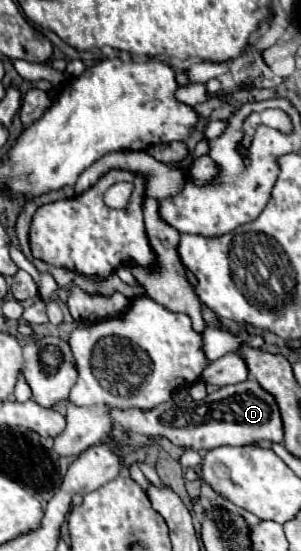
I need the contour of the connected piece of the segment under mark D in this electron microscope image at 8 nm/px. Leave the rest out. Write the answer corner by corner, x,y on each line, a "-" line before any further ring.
245,380
245,382
233,384
233,386
221,386
215,392
207,394
207,398
201,400
201,402
195,402
195,400
187,398
183,402
165,402
165,404
149,410
149,412
113,410
111,416
115,418
115,422
123,430
133,430
133,432
139,432
139,434
145,434
145,436
151,436
151,438
165,436
173,444
183,446
183,448
193,448
193,450
201,450
201,448
203,450
213,450
213,448
219,448
219,446
247,446
247,444
255,444
255,442
283,444
283,422
281,422
277,402
255,380

